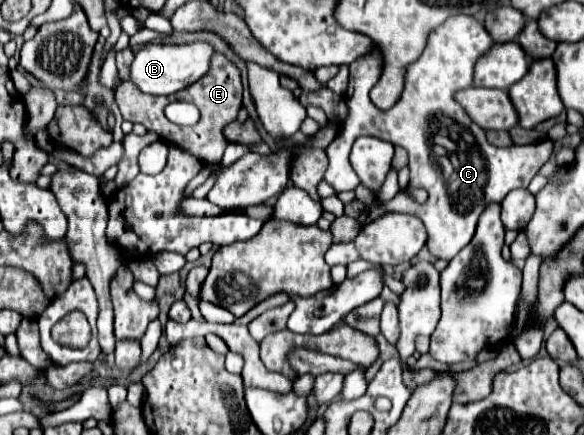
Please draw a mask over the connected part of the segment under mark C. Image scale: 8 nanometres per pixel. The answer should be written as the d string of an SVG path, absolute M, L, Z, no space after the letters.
M448 16L444 24L428 34L428 46L420 58L408 64L408 72L404 74L404 92L392 110L376 108L368 96L374 84L380 80L384 64L382 52L372 48L368 56L360 56L360 60L350 64L350 84L346 90L350 114L342 122L336 140L330 144L330 164L324 180L334 188L336 194L355 190L360 179L348 160L350 148L356 136L372 134L402 146L410 156L410 186L428 190L426 204L416 204L406 192L396 194L385 203L376 201L359 217L362 226L386 212L412 212L420 216L426 226L426 246L430 254L434 258L452 260L472 240L484 206L490 202L502 202L504 196L514 188L528 188L538 170L548 162L554 152L554 140L548 138L538 144L496 148L486 140L484 130L476 126L464 108L452 98L454 90L472 86L474 64L490 46L490 34L474 16Z

